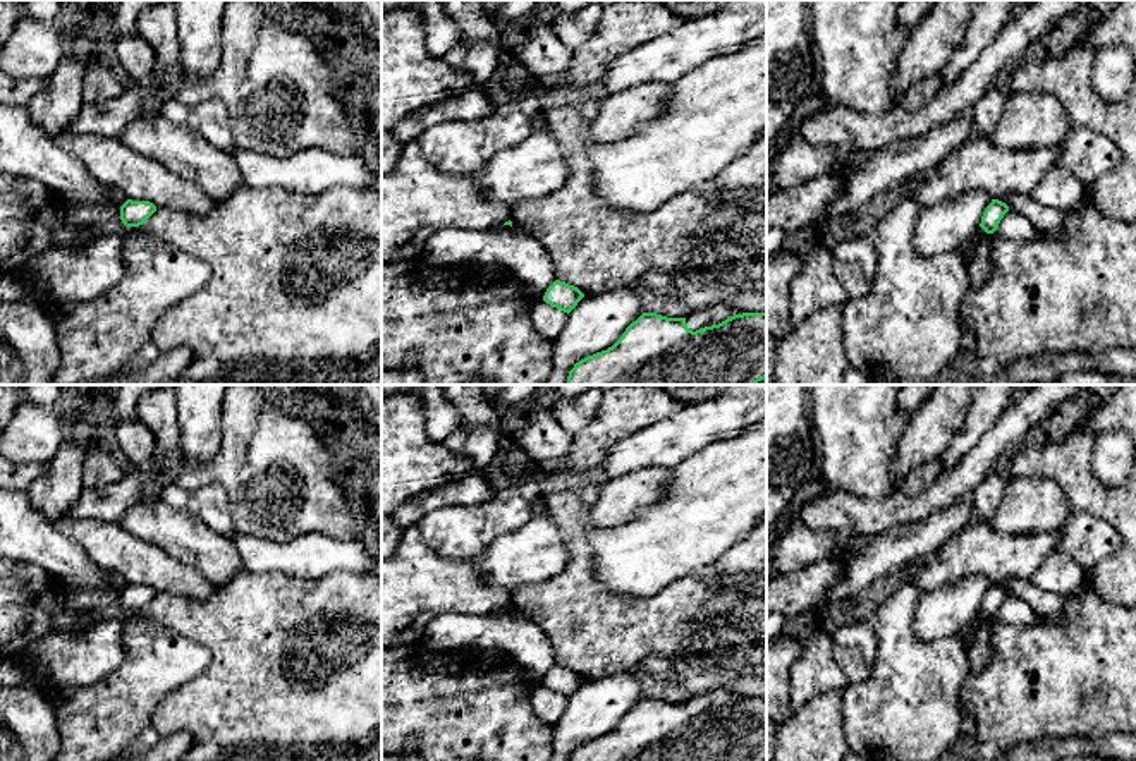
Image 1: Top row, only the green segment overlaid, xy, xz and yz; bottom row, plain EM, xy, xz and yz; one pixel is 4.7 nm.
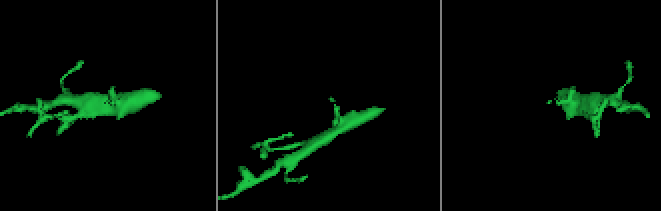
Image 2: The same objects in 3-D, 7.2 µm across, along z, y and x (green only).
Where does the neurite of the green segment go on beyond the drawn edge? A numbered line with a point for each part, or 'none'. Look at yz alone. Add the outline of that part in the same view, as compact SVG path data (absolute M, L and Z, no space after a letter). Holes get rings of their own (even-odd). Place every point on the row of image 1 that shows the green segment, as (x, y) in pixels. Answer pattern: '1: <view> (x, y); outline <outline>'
1: yz (1042, 212); outline M1059 163L1050 167L1028 194L1004 194L1009 206L995 235L1002 239L1035 240L1055 234L1066 216L1090 204L1091 191Z

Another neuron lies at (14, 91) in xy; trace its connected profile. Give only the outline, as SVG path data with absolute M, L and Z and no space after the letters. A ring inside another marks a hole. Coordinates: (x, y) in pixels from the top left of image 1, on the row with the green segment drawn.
M0 70L0 105L27 107L46 79L15 79Z

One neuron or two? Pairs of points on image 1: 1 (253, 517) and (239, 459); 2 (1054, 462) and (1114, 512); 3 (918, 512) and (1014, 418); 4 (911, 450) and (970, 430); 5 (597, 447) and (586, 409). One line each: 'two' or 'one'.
1: one
2: one
3: one
4: two
5: two

